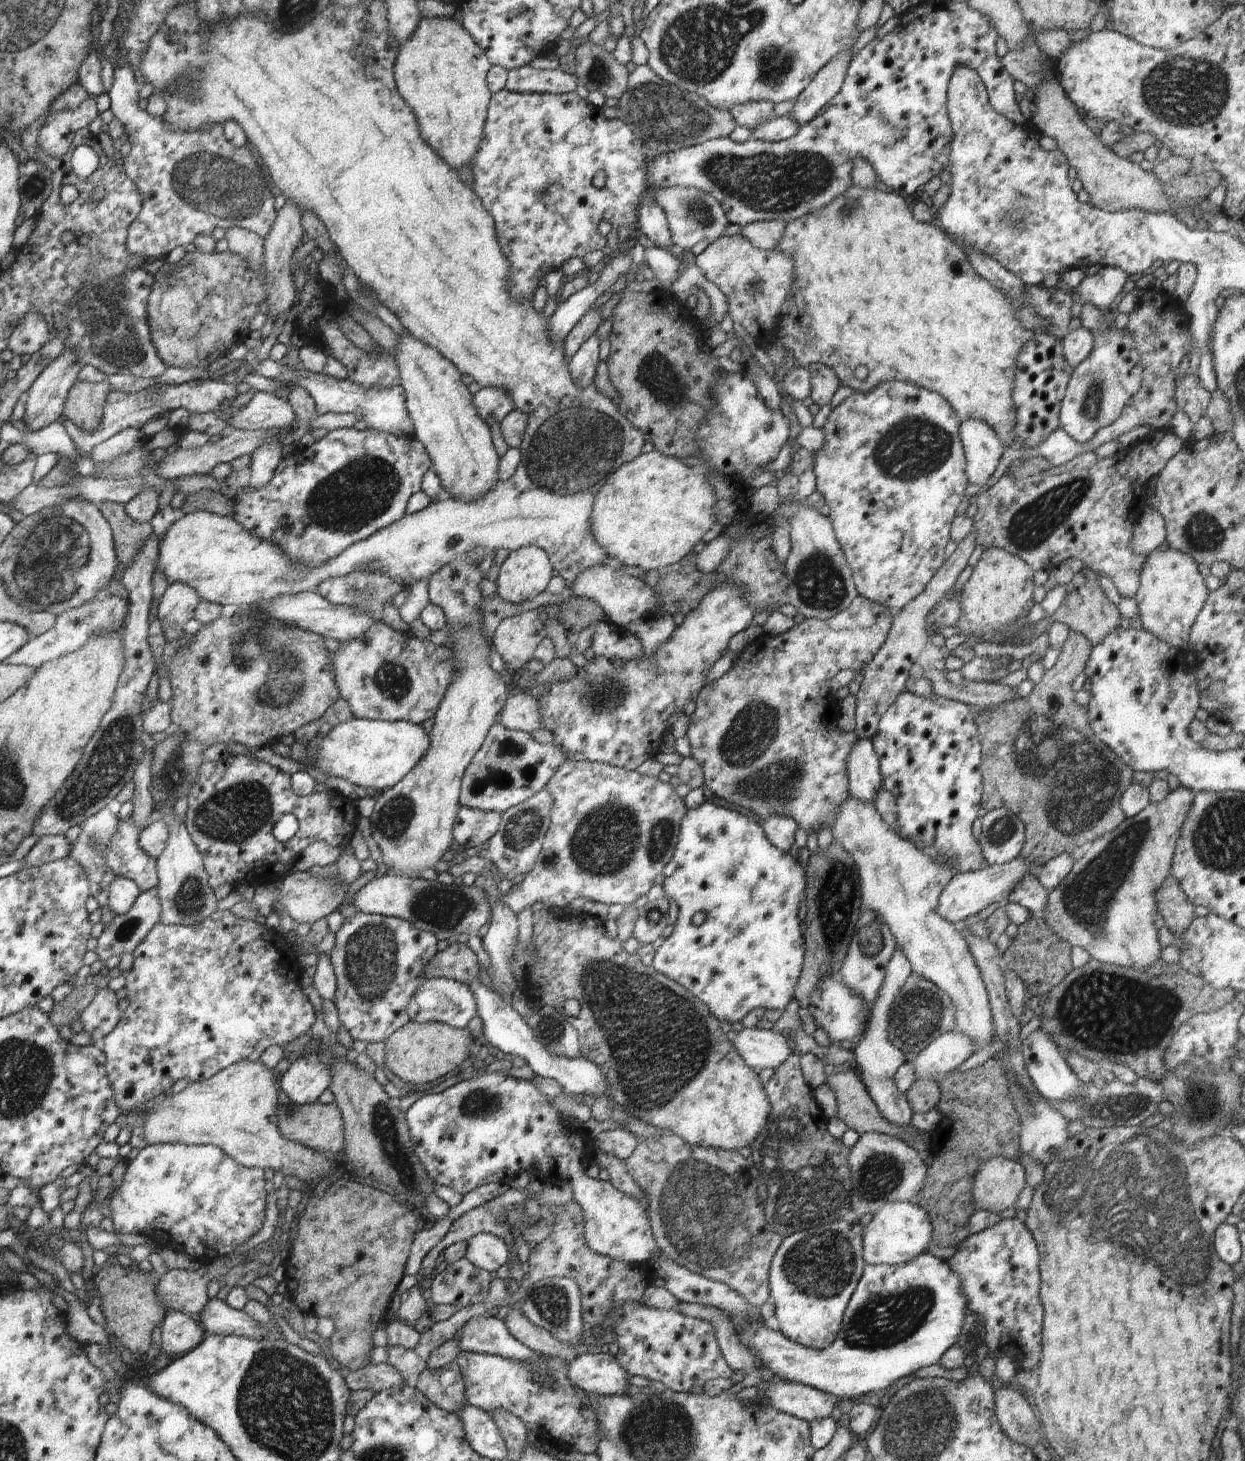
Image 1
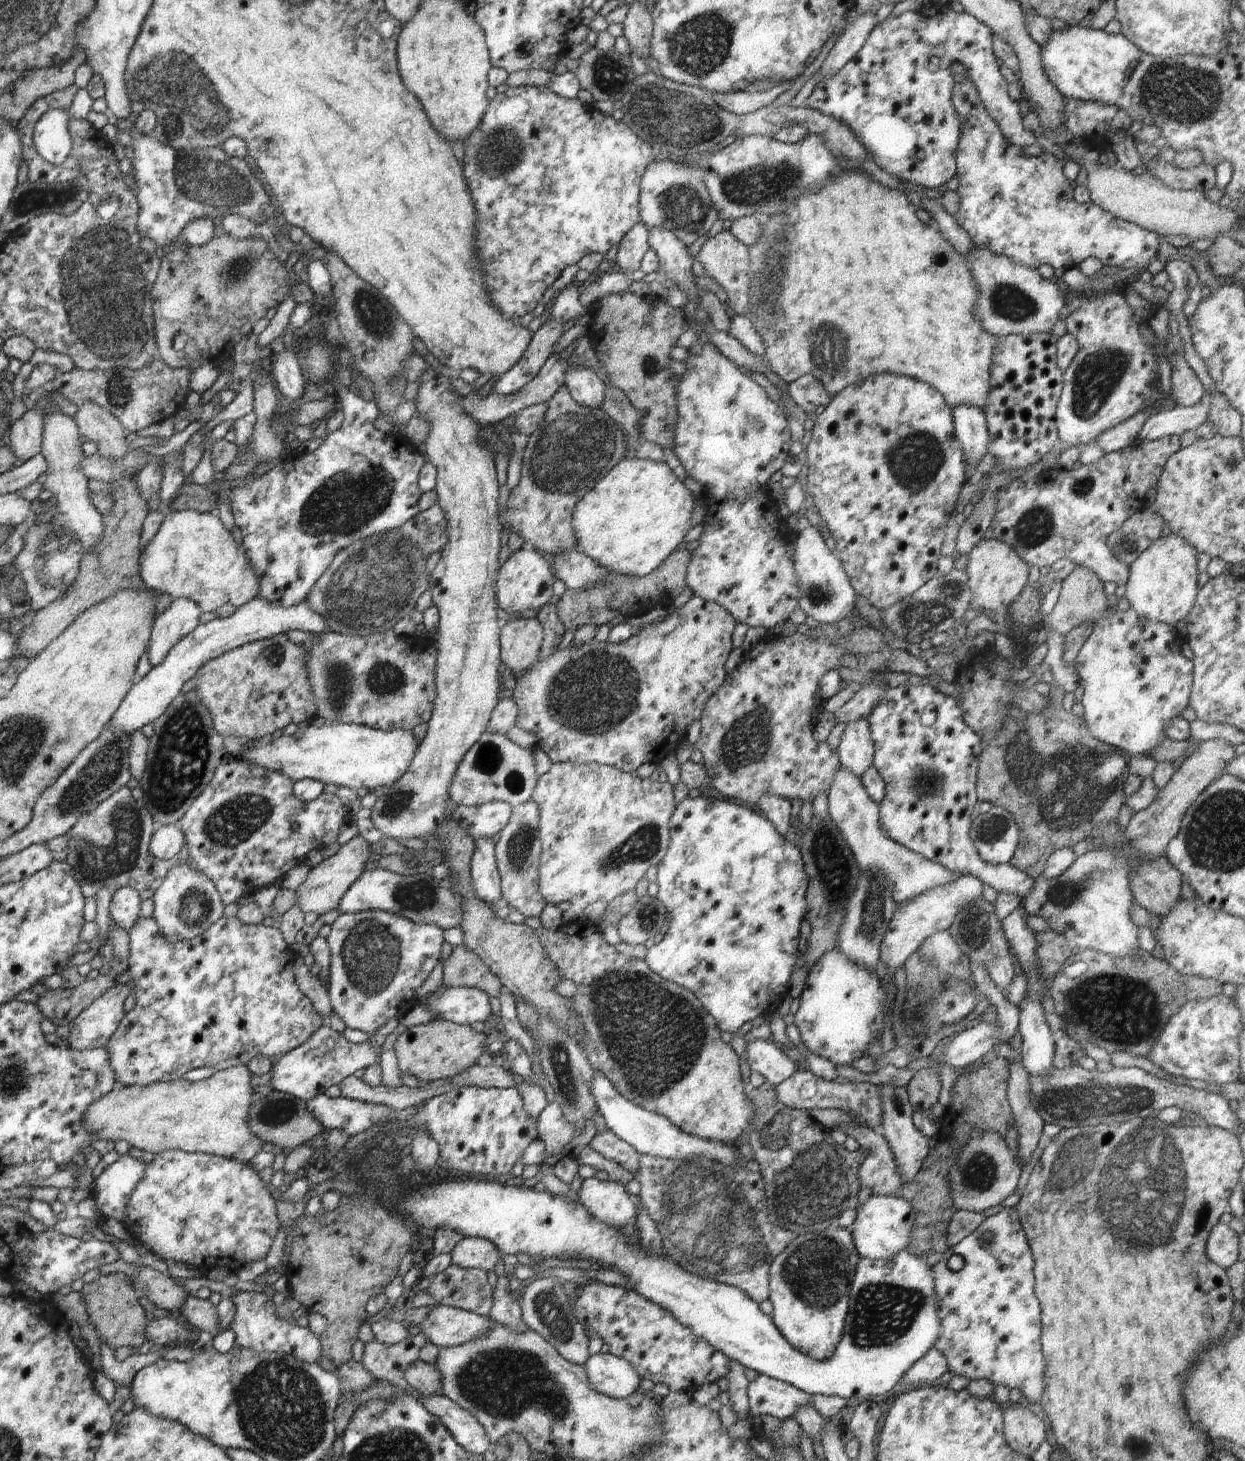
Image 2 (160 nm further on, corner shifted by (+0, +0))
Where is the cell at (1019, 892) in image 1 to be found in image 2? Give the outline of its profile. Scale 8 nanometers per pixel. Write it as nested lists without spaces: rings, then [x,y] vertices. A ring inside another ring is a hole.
[[[930,684],[922,686],[897,686],[886,691],[882,701],[874,708],[874,712],[871,712],[867,722],[869,723],[869,730],[875,751],[873,768],[880,774],[884,785],[887,787],[886,796],[884,796],[884,800],[880,802],[879,806],[880,830],[882,830],[888,838],[896,840],[898,844],[906,846],[906,848],[917,854],[922,854],[924,858],[928,858],[928,860],[932,860],[932,862],[936,862],[936,864],[948,868],[948,870],[959,876],[973,875],[974,877],[980,878],[982,883],[994,888],[998,893],[1002,894],[1002,892],[1004,892],[1004,894],[1016,894],[1016,896],[1023,901],[1024,896],[1028,896],[1028,892],[1032,890],[1032,886],[1034,886],[1036,879],[1032,878],[1032,876],[1028,876],[1026,872],[1014,868],[1014,866],[1011,866],[1009,863],[998,865],[984,862],[984,860],[980,858],[980,854],[978,854],[978,850],[976,850],[972,838],[970,838],[970,828],[972,828],[972,819],[970,816],[974,810],[974,806],[978,802],[977,769],[980,762],[980,756],[983,754],[983,743],[981,742],[980,736],[978,736],[968,724],[964,723],[962,710],[960,710],[958,702],[950,696],[945,696]]]

